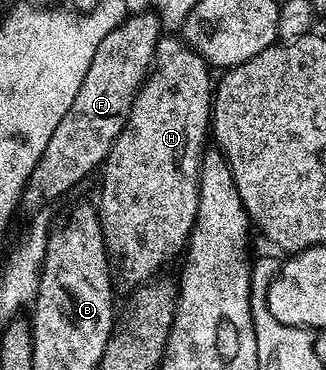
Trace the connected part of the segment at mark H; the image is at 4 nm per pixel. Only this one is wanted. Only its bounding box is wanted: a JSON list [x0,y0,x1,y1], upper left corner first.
[96,39,212,286]

